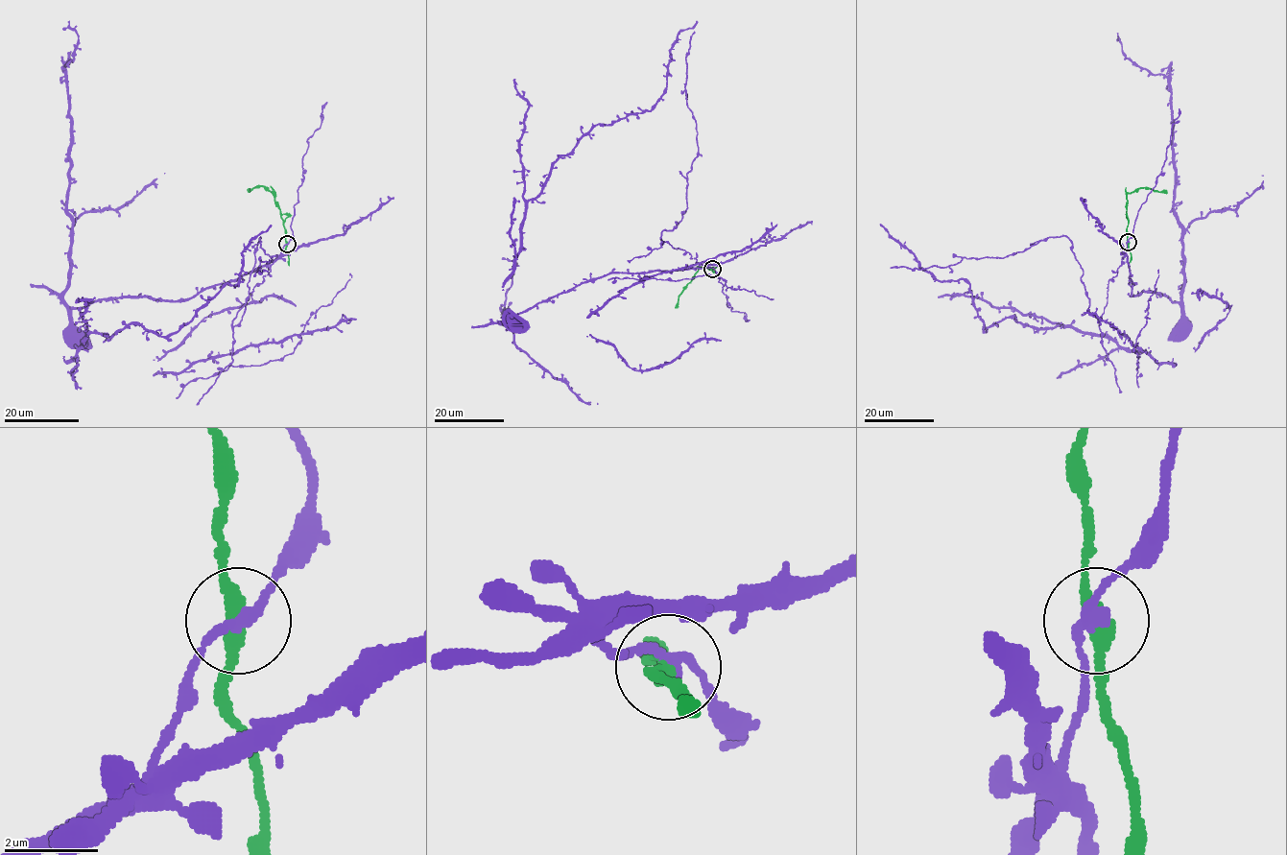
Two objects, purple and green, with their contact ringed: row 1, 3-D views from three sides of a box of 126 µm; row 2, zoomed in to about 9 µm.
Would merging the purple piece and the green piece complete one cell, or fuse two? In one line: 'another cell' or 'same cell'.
another cell

